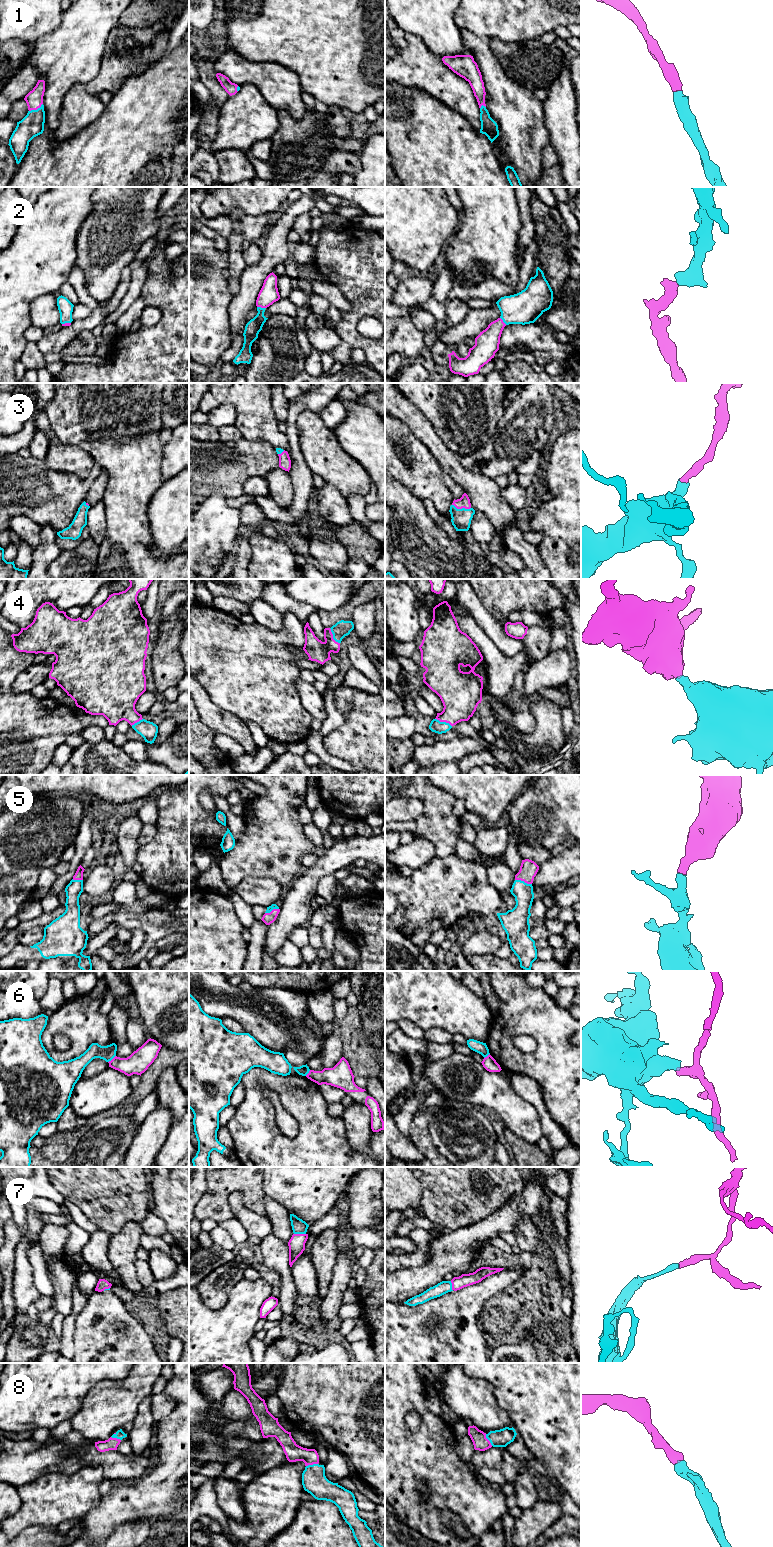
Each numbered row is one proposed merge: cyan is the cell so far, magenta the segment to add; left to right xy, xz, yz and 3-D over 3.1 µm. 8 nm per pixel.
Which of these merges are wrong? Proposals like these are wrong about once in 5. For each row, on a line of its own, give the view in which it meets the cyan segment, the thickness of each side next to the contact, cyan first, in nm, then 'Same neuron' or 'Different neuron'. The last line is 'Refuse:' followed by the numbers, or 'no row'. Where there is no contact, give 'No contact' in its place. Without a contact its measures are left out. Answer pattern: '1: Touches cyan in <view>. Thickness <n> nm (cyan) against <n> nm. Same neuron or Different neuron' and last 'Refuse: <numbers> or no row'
1: Touches cyan in xy. Thickness 190 nm (cyan) against 140 nm. Same neuron
2: Touches cyan in xz. Thickness 120 nm (cyan) against 150 nm. Same neuron
3: Touches cyan in yz. Thickness 160 nm (cyan) against 100 nm. Same neuron
4: Touches cyan in xz. Thickness 130 nm (cyan) against 170 nm. Same neuron
5: Touches cyan in yz. Thickness 160 nm (cyan) against 140 nm. Same neuron
6: Touches cyan in xy. Thickness 120 nm (cyan) against 180 nm. Different neuron
7: Touches cyan in xz. Thickness 120 nm (cyan) against 130 nm. Same neuron
8: Touches cyan in xz. Thickness 200 nm (cyan) against 140 nm. Same neuron
Refuse: 6

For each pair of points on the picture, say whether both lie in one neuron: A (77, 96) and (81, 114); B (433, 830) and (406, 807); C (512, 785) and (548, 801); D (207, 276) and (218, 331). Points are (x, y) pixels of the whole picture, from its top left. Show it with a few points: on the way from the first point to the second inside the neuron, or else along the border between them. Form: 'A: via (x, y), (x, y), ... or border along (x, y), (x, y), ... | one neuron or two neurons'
A: via (77, 100), (79, 110) | one neuron
B: border along (419, 799), (423, 811), (417, 817), (404, 821) | two neurons
C: border along (522, 792), (506, 810) | two neurons
D: via (207, 290), (207, 317) | one neuron

